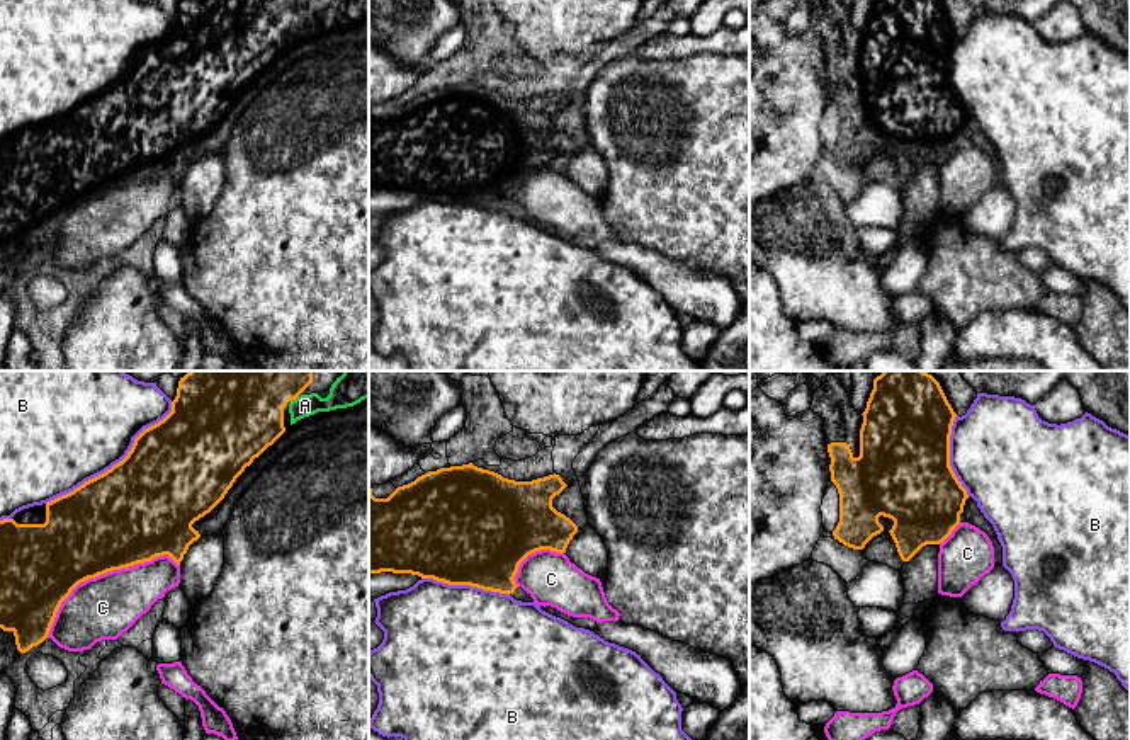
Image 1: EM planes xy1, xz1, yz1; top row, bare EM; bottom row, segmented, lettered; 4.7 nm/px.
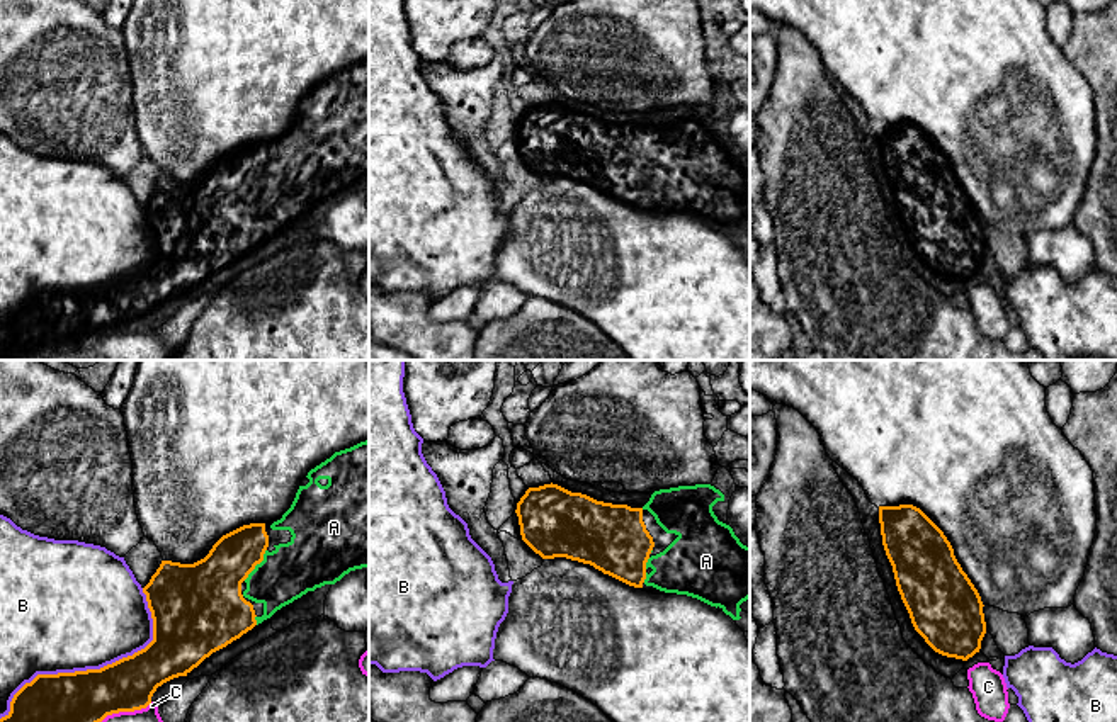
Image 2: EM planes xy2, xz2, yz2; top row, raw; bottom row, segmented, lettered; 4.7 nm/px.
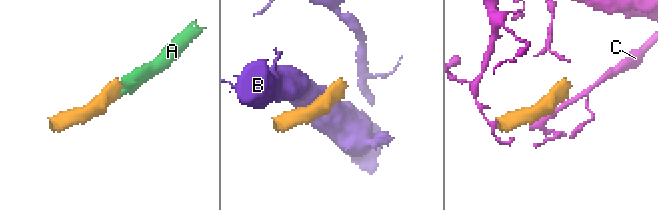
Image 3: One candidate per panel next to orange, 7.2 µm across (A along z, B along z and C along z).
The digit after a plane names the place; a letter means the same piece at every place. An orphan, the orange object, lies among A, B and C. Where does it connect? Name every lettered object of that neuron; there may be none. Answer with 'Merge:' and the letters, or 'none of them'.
Merge: A

